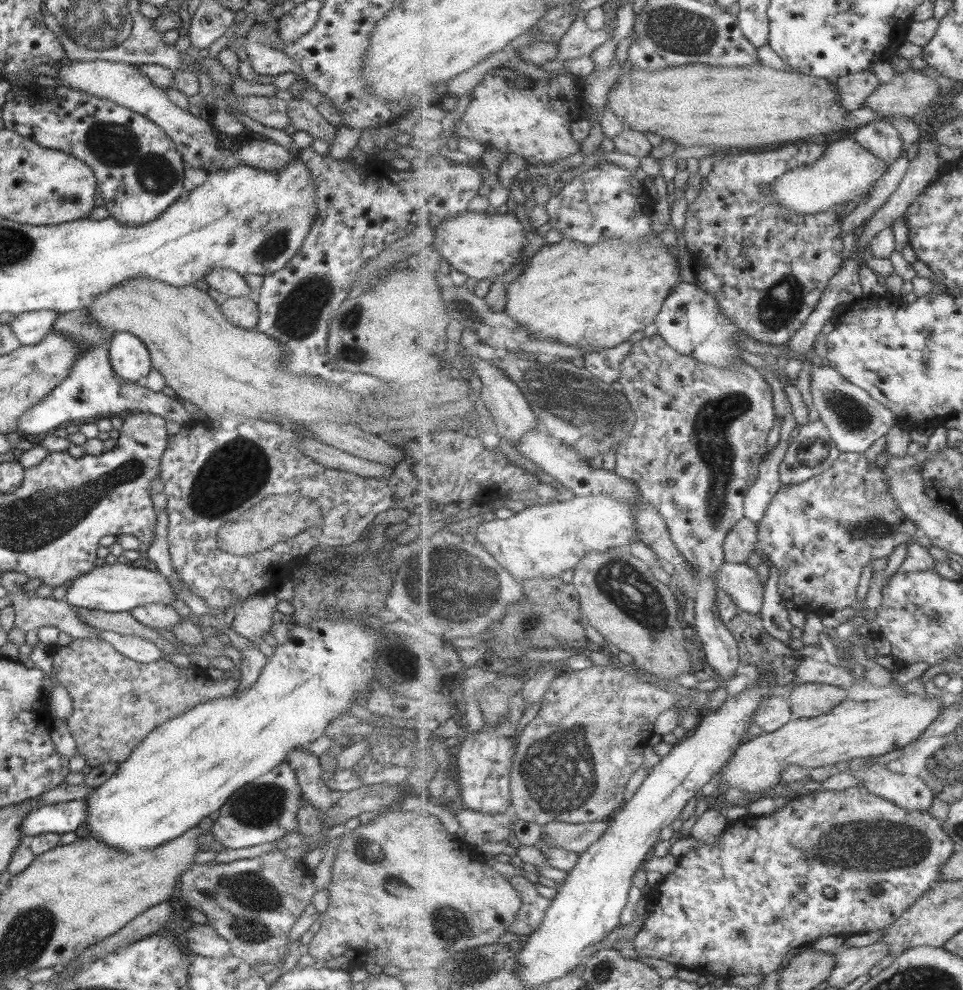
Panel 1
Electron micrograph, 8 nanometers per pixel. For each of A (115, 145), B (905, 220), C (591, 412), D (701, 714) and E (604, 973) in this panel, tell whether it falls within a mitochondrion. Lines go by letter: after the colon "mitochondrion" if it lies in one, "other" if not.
A: mitochondrion
B: other
C: mitochondrion
D: other
E: mitochondrion

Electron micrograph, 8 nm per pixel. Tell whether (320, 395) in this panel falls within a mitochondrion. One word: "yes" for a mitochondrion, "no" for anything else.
no

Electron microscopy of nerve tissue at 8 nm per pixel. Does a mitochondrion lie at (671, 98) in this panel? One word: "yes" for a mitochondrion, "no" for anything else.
no

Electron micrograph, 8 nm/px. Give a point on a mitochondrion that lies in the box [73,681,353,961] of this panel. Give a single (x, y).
(249, 901)

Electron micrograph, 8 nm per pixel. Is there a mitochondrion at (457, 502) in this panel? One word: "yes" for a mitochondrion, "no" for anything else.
no

